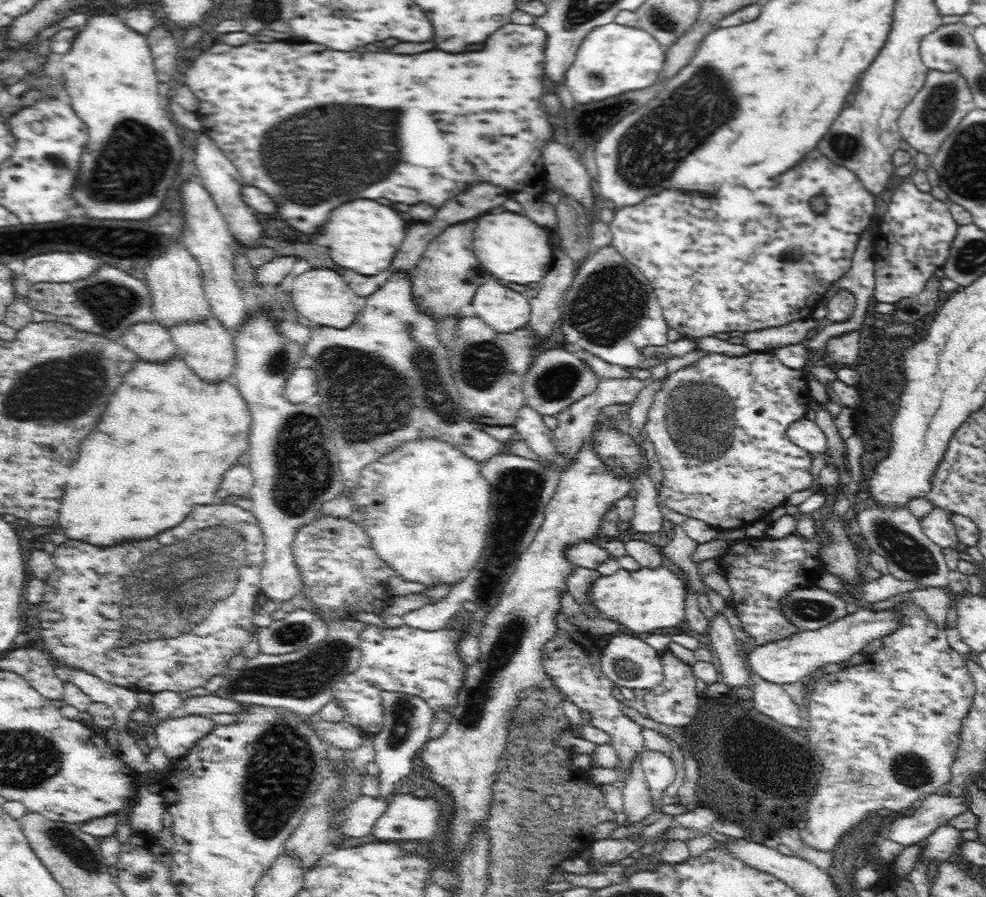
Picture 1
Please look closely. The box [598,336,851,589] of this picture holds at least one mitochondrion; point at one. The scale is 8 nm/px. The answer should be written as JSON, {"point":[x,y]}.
{"point":[702,421]}

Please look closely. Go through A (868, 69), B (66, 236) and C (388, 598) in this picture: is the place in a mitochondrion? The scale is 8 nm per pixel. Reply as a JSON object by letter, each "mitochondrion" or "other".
{"A":"other","B":"other","C":"other"}

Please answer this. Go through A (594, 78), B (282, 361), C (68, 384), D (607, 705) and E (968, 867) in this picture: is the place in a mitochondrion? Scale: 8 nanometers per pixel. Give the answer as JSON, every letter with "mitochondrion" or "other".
{"A":"mitochondrion","B":"mitochondrion","C":"mitochondrion","D":"other","E":"other"}

